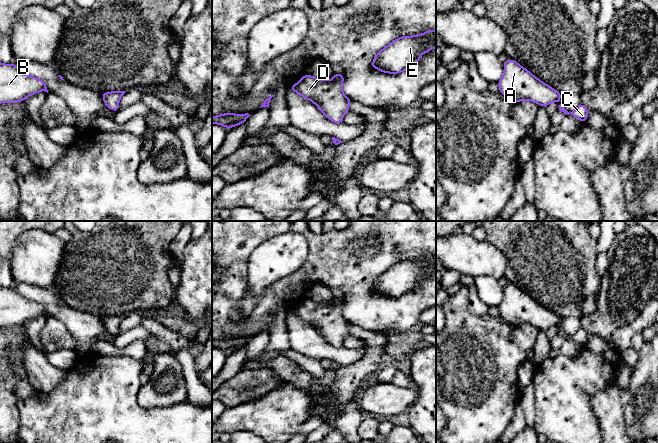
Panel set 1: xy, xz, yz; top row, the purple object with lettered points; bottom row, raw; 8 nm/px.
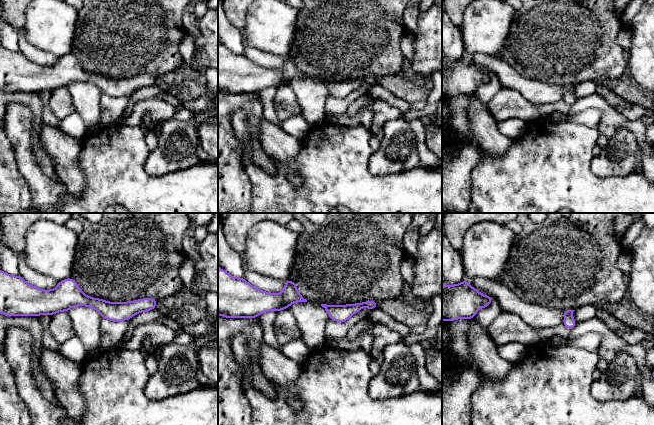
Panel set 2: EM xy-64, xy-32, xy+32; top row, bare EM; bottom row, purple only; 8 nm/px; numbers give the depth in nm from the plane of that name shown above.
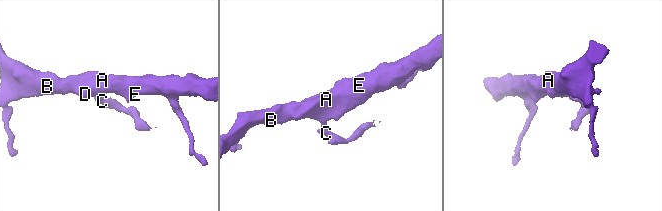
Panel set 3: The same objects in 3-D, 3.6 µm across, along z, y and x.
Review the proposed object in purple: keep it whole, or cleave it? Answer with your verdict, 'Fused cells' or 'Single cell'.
Single cell

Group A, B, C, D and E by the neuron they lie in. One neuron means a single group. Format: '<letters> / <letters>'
A B C D E

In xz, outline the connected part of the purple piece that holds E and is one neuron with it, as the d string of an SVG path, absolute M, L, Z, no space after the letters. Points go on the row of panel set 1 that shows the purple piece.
M436 30L399 37L375 55L371 67L381 72L398 74L412 68L423 53L433 48L436 48Z

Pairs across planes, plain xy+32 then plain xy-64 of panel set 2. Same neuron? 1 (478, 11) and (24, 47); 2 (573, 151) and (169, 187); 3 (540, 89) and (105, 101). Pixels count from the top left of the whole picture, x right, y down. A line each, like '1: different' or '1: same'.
1: different
2: same
3: different

